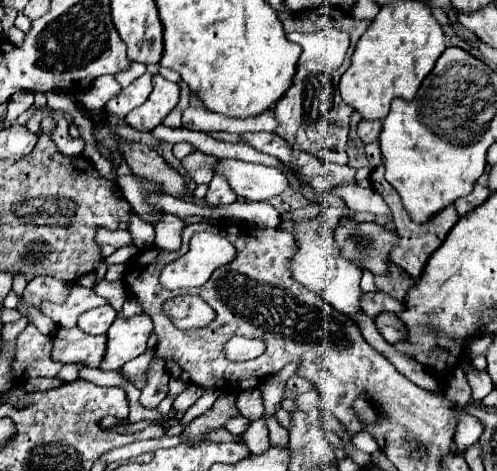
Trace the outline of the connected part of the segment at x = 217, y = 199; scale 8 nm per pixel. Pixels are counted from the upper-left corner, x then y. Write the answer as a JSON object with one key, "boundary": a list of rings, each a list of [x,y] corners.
{"boundary":[[[217,173],[217,175],[213,175],[213,179],[211,179],[211,183],[209,183],[209,191],[207,191],[205,199],[207,199],[209,205],[221,207],[221,205],[233,203],[233,201],[237,199],[237,195],[235,195],[235,191],[231,189],[227,177],[221,175],[221,173]]]}

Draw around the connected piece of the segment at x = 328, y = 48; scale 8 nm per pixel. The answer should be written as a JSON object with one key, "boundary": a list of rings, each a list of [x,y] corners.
{"boundary":[[[323,29],[315,33],[287,33],[289,41],[303,47],[301,59],[305,61],[331,61],[331,69],[343,65],[345,53],[349,49],[349,35],[339,29]]]}

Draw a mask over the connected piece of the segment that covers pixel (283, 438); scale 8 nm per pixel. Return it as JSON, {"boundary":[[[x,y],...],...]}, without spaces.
{"boundary":[[[273,415],[267,419],[267,429],[269,429],[269,439],[271,439],[271,443],[275,443],[275,445],[287,443],[287,439],[289,439],[287,429],[281,427],[281,425],[277,423],[277,419],[273,419]]]}

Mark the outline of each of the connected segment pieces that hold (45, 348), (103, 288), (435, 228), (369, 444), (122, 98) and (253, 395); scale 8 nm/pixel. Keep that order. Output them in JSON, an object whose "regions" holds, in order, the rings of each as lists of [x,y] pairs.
{"regions":[[[[27,325],[15,339],[15,357],[11,367],[11,379],[23,383],[33,377],[55,377],[63,363],[51,359],[53,341],[49,335],[37,331],[35,325]]],[[[105,277],[103,279],[99,279],[97,283],[95,283],[95,293],[97,295],[101,295],[101,297],[107,297],[109,299],[109,303],[115,307],[115,311],[119,311],[119,317],[123,317],[121,315],[121,305],[125,303],[125,285],[123,285],[123,281],[107,281]]],[[[383,163],[373,169],[369,181],[371,181],[371,189],[377,191],[377,193],[385,199],[385,203],[389,205],[389,209],[391,209],[391,213],[393,213],[395,229],[397,229],[397,233],[401,235],[401,243],[397,245],[397,251],[393,251],[393,263],[397,263],[397,265],[399,265],[403,271],[407,271],[409,275],[419,277],[421,271],[423,271],[423,267],[425,267],[425,263],[427,263],[427,259],[431,257],[431,253],[443,243],[443,239],[447,237],[447,233],[451,231],[451,227],[459,221],[459,213],[457,213],[455,205],[453,205],[453,203],[447,205],[445,209],[441,209],[439,213],[435,213],[435,215],[433,215],[431,219],[427,219],[425,223],[415,223],[415,221],[409,217],[409,213],[405,211],[405,207],[403,207],[401,197],[397,195],[397,191],[387,183],[387,179],[385,179],[385,165],[383,165]]],[[[361,431],[361,433],[357,433],[355,437],[353,437],[353,445],[357,447],[357,449],[361,449],[361,451],[365,451],[365,453],[375,453],[377,449],[379,449],[379,445],[375,443],[375,439],[367,433],[367,431]]],[[[143,73],[131,85],[121,89],[121,93],[117,97],[109,99],[105,109],[113,111],[115,115],[127,115],[131,109],[135,109],[135,107],[139,107],[139,105],[143,105],[147,101],[151,89],[153,89],[151,73]]],[[[251,389],[239,393],[236,398],[236,407],[239,409],[240,414],[249,419],[249,421],[261,419],[263,413],[265,413],[259,389]]]]}

